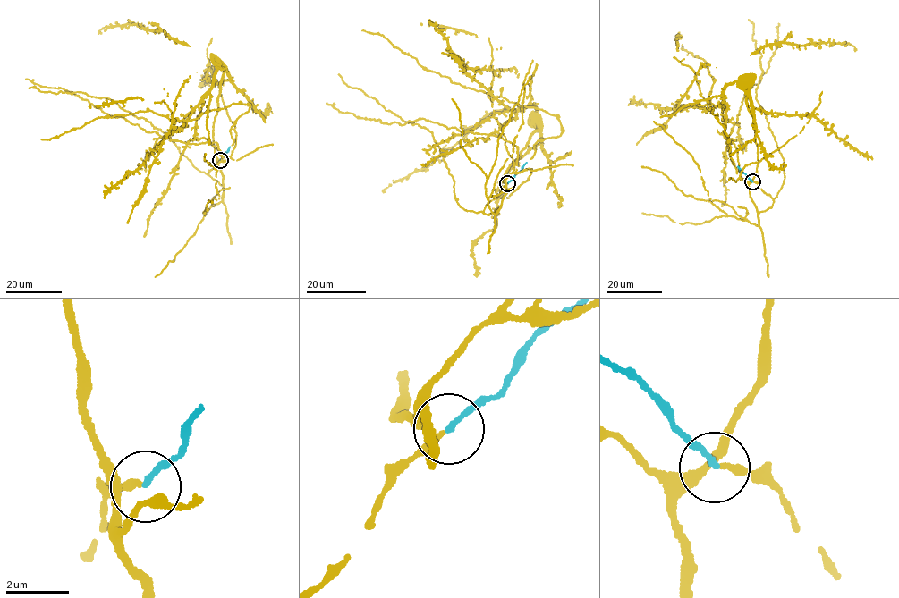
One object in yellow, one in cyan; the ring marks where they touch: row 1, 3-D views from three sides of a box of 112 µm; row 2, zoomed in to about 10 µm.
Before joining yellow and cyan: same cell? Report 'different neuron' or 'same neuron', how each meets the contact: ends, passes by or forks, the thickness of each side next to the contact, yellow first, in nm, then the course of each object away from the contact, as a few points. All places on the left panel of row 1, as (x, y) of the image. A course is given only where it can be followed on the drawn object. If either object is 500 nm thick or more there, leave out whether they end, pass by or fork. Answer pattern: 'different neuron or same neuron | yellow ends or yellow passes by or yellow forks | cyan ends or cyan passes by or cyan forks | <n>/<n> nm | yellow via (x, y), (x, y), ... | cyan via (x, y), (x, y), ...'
same neuron | yellow passes by | cyan ends | 160/160 nm | yellow via (220, 160), (213, 124), (222, 68), (216, 69), (194, 137), (187, 143), (103, 113), (72, 92), (25, 79) | cyan via (220, 160), (230, 147)

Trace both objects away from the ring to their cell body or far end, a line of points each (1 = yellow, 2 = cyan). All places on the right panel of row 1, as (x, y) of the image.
1: (752, 181), (758, 147), (747, 91), (733, 81), (723, 93), (728, 138), (747, 88), (769, 66), (778, 23)
2: (751, 181), (737, 166)

